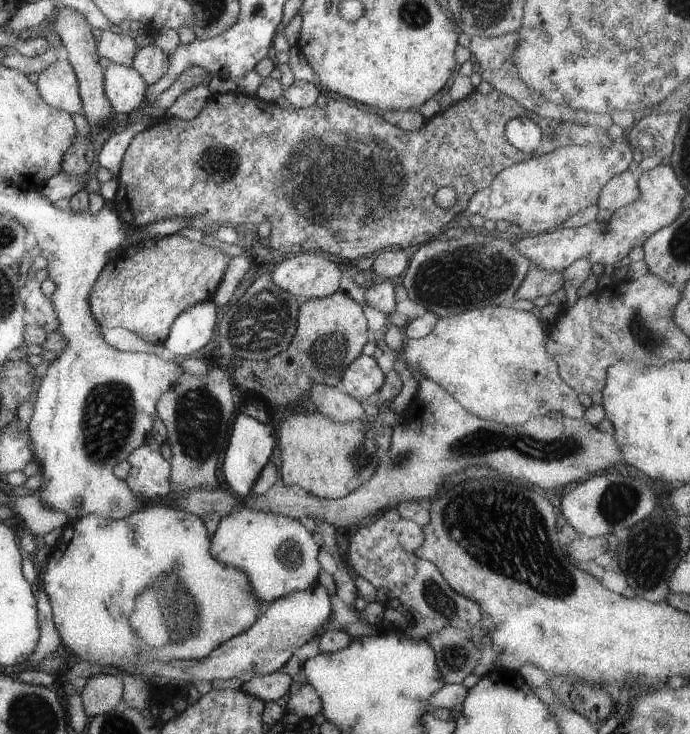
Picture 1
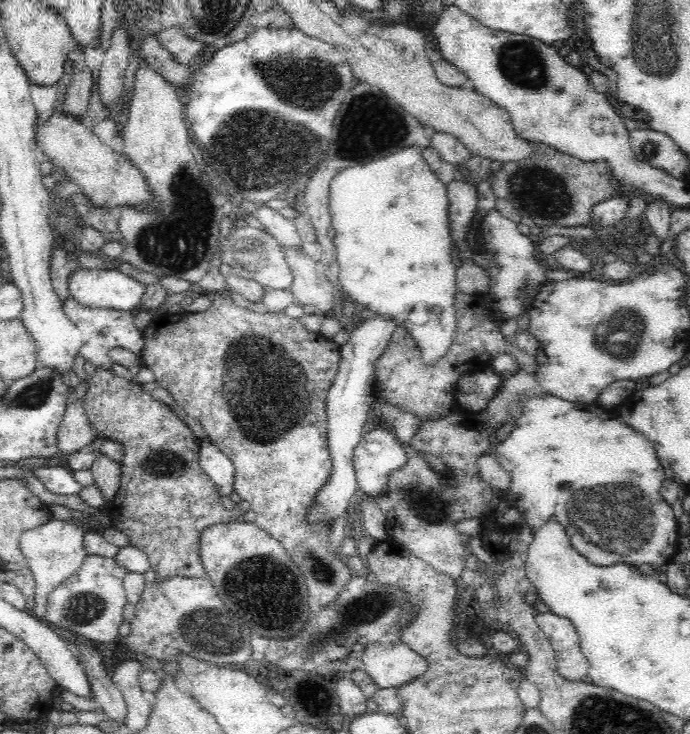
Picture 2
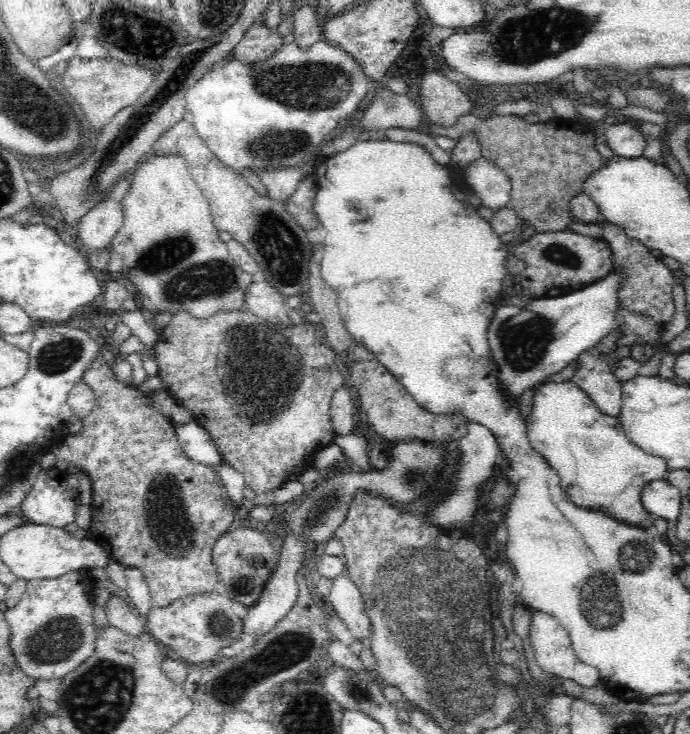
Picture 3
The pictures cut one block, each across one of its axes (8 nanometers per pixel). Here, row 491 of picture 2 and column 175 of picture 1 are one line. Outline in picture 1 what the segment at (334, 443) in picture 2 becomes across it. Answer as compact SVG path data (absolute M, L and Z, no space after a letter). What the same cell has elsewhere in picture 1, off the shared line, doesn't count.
M205 300L185 308L169 326L167 338L162 342L166 350L187 358L202 346L205 347L213 336L213 327L217 322L216 306L212 300Z

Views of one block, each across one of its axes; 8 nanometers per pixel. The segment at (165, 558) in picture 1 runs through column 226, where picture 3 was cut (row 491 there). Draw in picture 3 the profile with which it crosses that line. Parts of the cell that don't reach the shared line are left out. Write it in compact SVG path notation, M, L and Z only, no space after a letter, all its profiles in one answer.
M543 382L535 387L534 403L527 416L527 435L532 448L539 452L557 472L564 492L574 504L592 510L605 510L618 520L648 530L651 525L642 524L648 520L648 512L640 504L640 490L650 480L665 479L668 474L666 460L653 454L646 454L632 445L620 421L604 414L594 401L578 385L570 382Z

